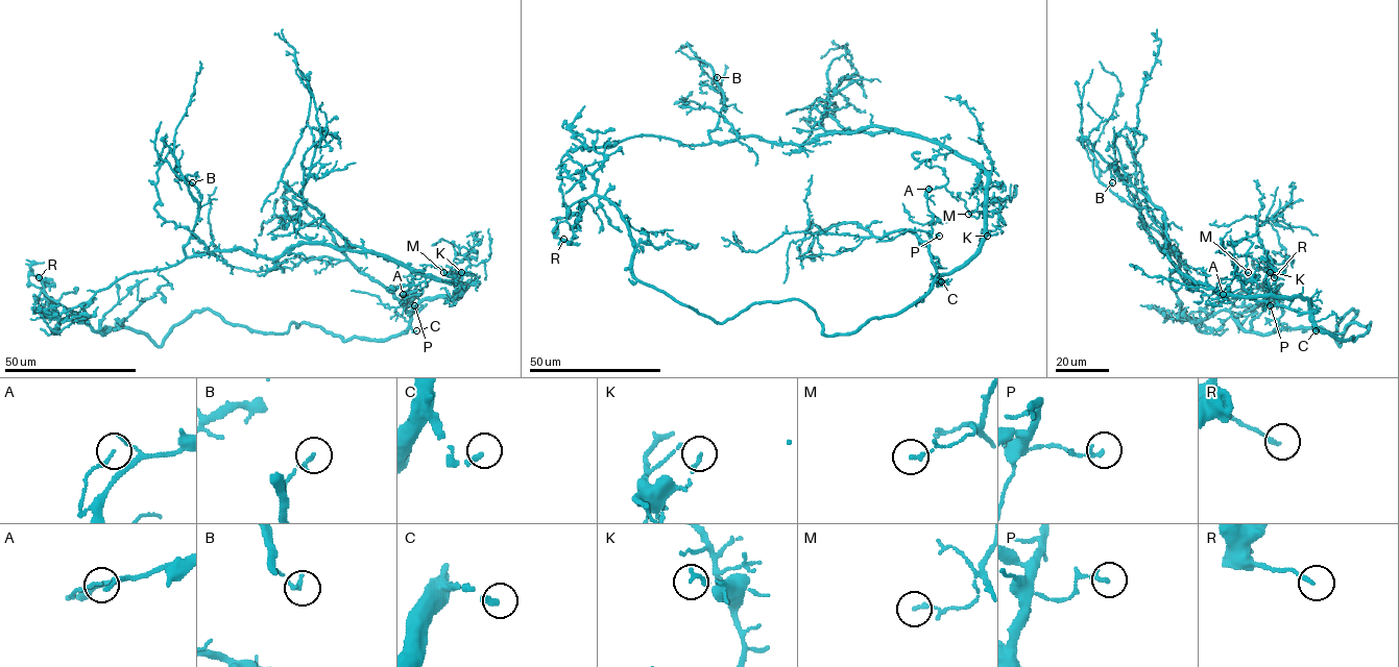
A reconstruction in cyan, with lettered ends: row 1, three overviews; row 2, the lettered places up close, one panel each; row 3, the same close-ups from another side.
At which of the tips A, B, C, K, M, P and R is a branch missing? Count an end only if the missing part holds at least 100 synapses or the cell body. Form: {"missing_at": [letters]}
{"missing_at": ["C"]}

